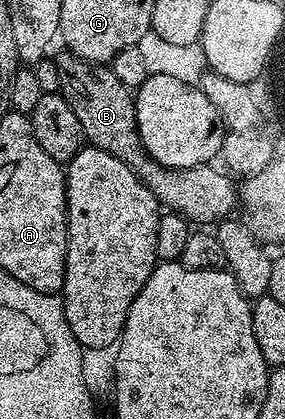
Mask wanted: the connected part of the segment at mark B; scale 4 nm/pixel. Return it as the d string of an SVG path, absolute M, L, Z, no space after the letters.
M61 51L53 60L60 77L60 94L76 114L86 142L112 153L113 157L129 165L164 208L182 215L195 225L214 224L228 218L234 207L236 210L237 187L231 184L233 179L230 174L222 175L215 165L163 167L152 158L137 132L134 94L118 80L110 66L85 62L68 51Z

